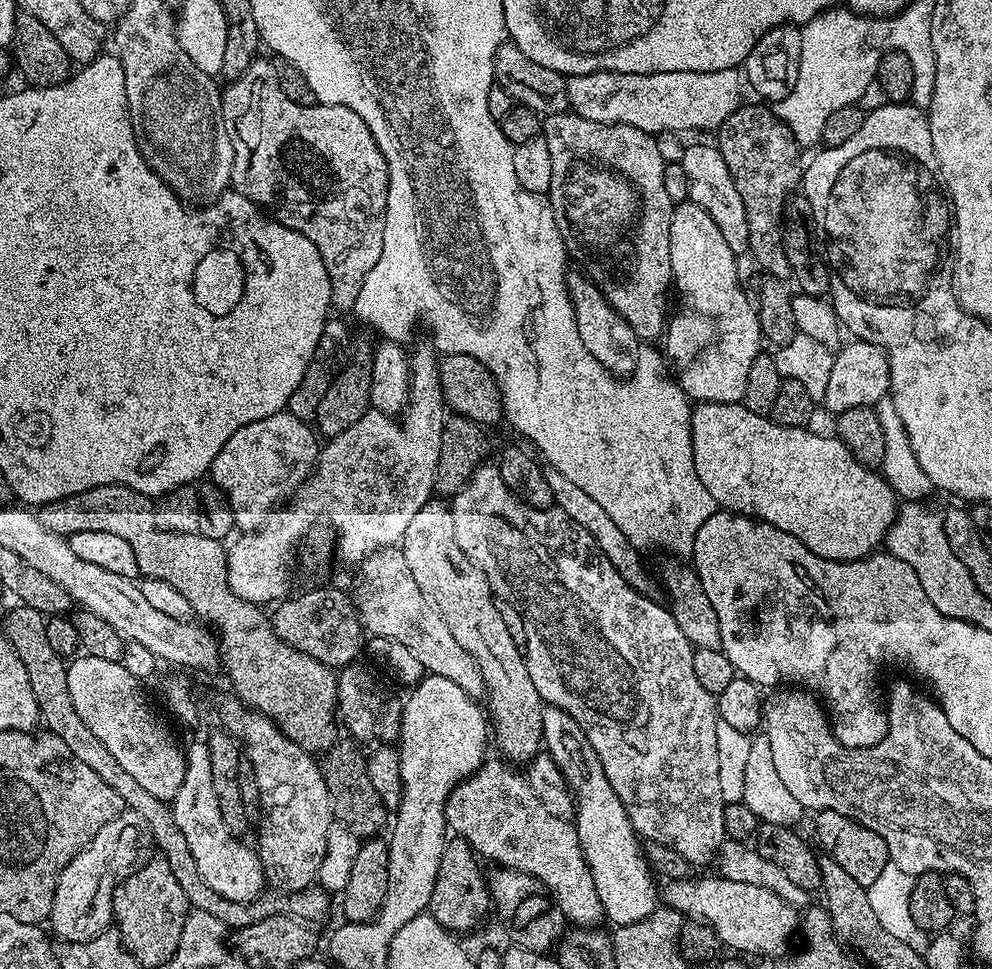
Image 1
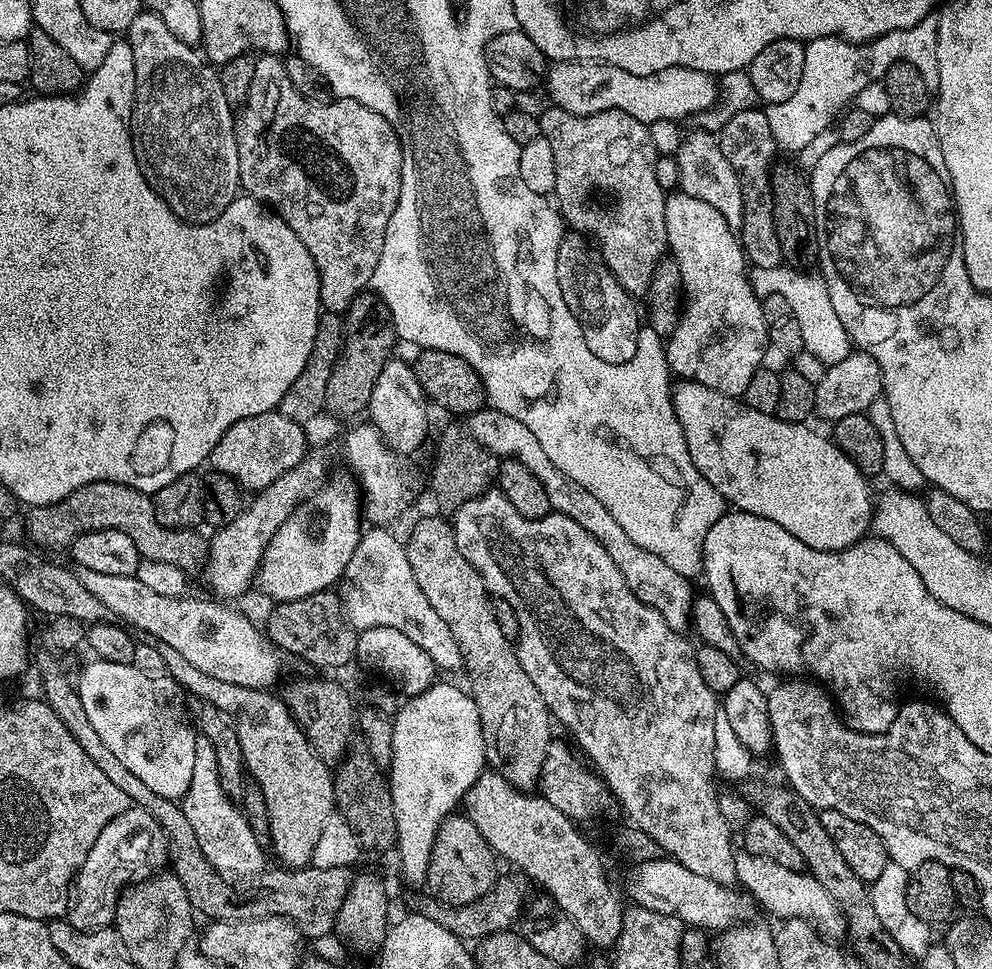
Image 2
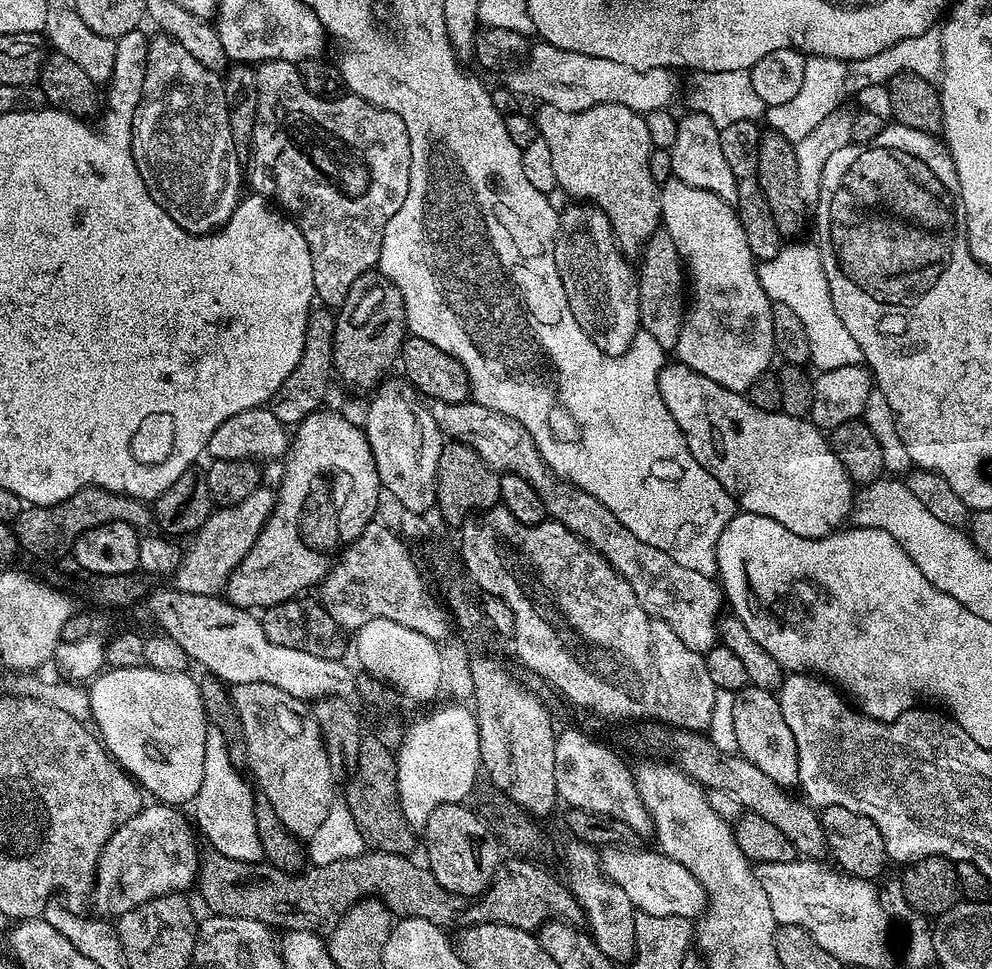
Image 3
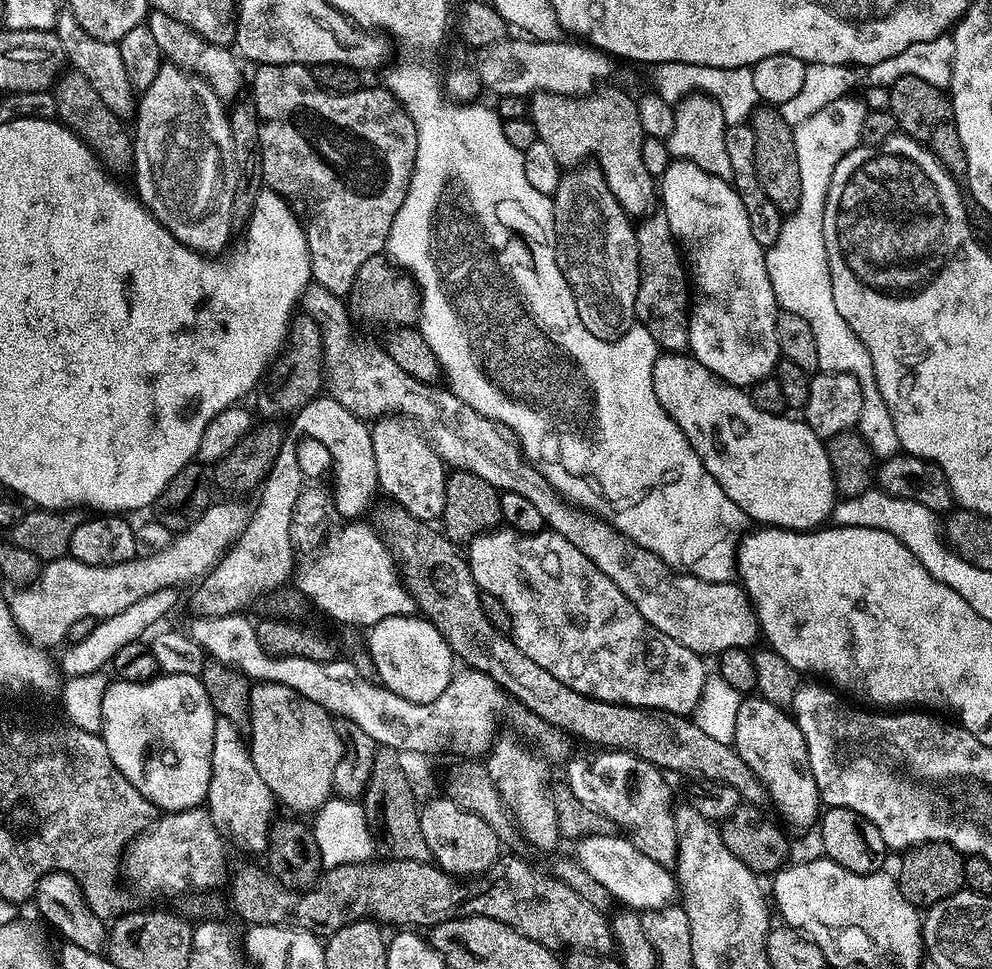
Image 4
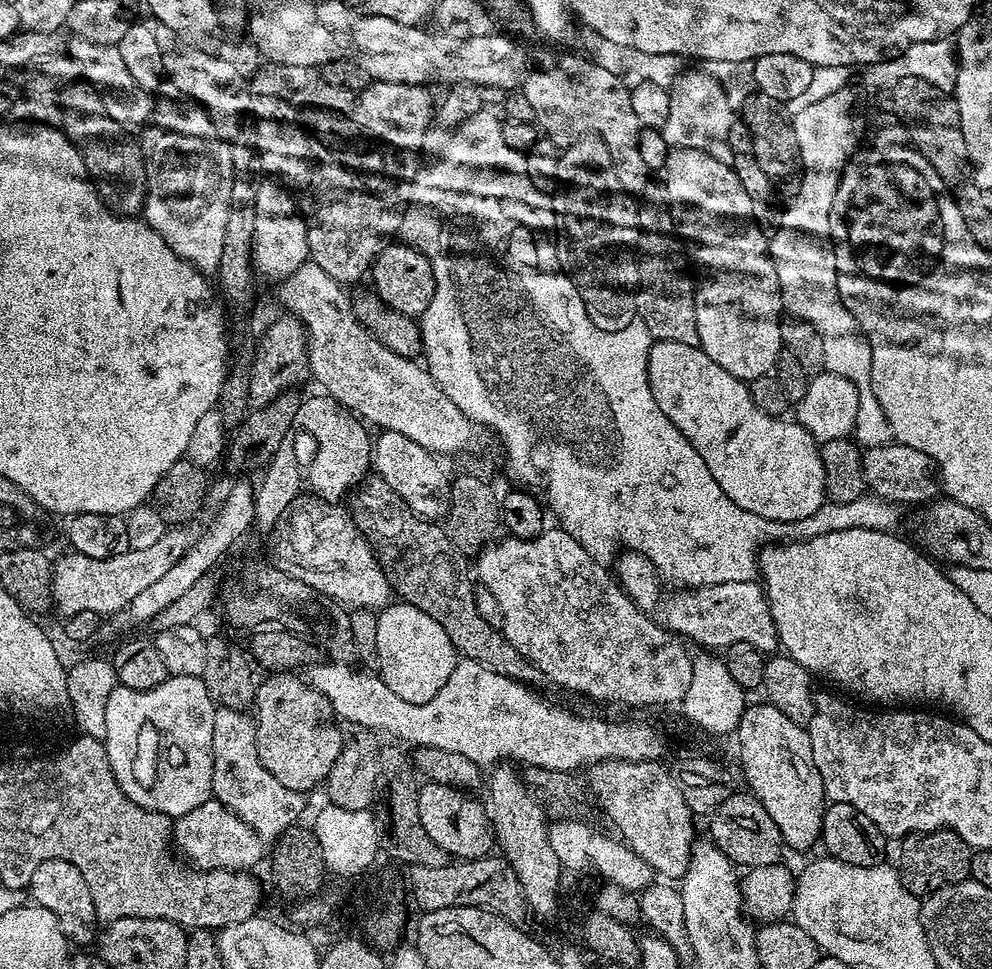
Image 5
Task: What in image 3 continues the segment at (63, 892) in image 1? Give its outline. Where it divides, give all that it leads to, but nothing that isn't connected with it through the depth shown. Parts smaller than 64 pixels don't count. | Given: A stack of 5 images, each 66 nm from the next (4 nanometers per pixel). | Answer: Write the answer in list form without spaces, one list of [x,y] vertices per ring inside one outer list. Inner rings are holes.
[[[152,802],[112,832],[96,863],[96,878],[90,889],[90,897],[101,917],[118,918],[156,896],[187,893],[187,888],[197,883],[197,837],[193,825],[189,821],[188,825],[180,812],[183,811],[179,807]]]

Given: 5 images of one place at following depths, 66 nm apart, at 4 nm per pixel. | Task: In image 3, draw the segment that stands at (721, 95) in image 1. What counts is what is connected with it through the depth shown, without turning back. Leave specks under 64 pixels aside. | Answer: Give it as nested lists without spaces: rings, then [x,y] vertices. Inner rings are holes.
[[[543,42],[533,43],[523,63],[509,71],[507,76],[506,87],[517,96],[533,96],[540,100],[536,102],[549,104],[563,112],[581,112],[594,106],[617,104],[647,114],[667,109],[676,96],[677,73],[673,69],[630,70],[630,66],[610,62],[610,58],[594,58],[590,54],[562,50]]]

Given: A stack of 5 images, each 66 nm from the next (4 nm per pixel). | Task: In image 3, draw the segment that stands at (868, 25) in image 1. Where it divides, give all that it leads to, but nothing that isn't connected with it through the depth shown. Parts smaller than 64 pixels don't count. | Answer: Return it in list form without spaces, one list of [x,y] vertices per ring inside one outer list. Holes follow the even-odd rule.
[[[933,26],[927,28],[922,34],[914,38],[906,38],[870,58],[861,60],[839,60],[833,56],[808,56],[806,70],[802,77],[802,86],[790,102],[782,102],[782,106],[768,108],[766,112],[767,127],[771,131],[782,134],[782,138],[798,141],[806,138],[822,118],[826,118],[845,103],[844,99],[855,97],[858,90],[887,85],[888,79],[899,72],[916,74],[916,60],[924,56],[924,48],[920,43],[928,40],[928,36],[940,36],[940,28]]]

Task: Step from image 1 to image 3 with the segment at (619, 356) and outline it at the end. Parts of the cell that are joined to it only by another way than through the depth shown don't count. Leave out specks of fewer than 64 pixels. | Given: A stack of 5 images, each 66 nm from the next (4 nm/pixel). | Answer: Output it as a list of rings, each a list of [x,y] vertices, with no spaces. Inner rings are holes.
[[[587,202],[569,203],[568,209],[560,212],[560,229],[556,235],[556,245],[554,246],[554,262],[558,266],[558,278],[562,278],[562,286],[566,290],[566,302],[570,302],[570,314],[574,314],[574,322],[578,322],[578,326],[582,326],[582,330],[586,334],[586,338],[590,338],[590,342],[594,342],[594,346],[598,346],[598,350],[602,350],[607,356],[620,356],[623,352],[627,352],[632,345],[632,339],[635,338],[637,332],[641,331],[640,315],[638,314],[638,272],[628,265],[629,257],[621,252],[617,242],[614,230],[610,226],[610,222],[606,218],[606,214],[601,208],[595,207]]]

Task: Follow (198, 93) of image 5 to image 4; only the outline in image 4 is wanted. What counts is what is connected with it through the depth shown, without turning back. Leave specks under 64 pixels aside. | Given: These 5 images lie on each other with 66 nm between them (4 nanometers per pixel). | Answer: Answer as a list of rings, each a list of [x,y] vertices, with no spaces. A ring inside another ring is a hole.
[[[155,10],[149,11],[146,27],[150,30],[150,34],[154,34],[154,42],[158,42],[161,57],[167,58],[171,63],[177,64],[179,68],[185,68],[186,71],[203,78],[220,95],[222,101],[232,102],[241,95],[241,93],[239,94],[240,83],[243,80],[245,83],[246,76],[240,73],[241,61],[234,55],[231,47],[210,42],[194,30],[190,30],[190,26],[170,18],[170,14]]]

